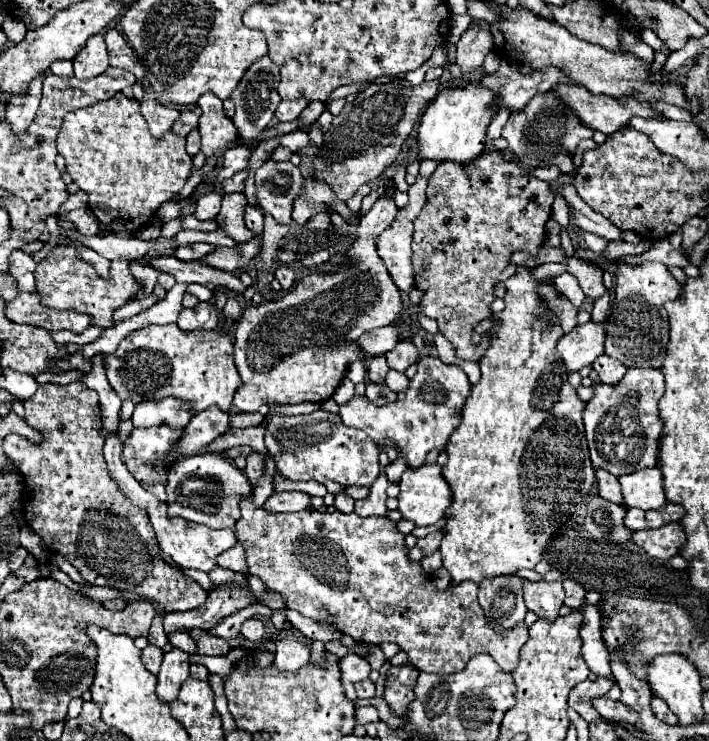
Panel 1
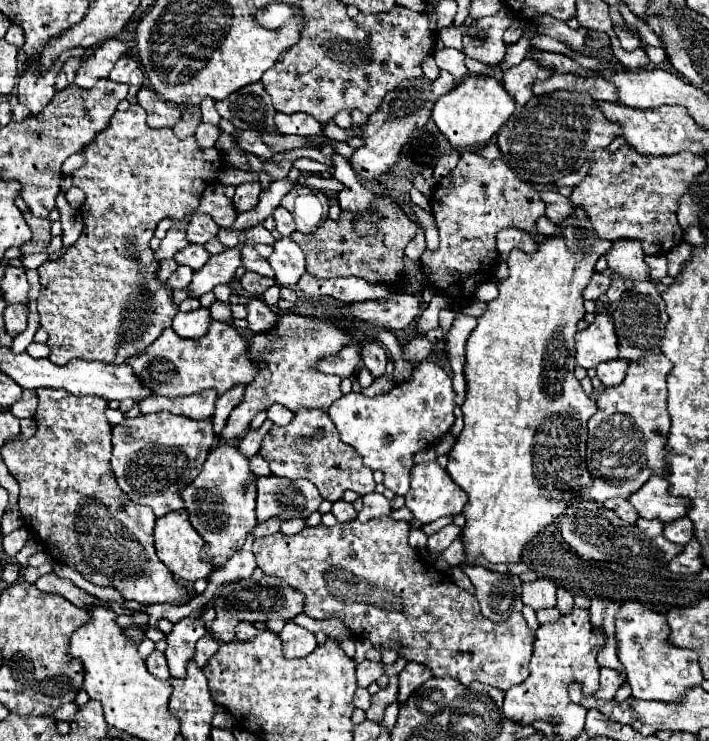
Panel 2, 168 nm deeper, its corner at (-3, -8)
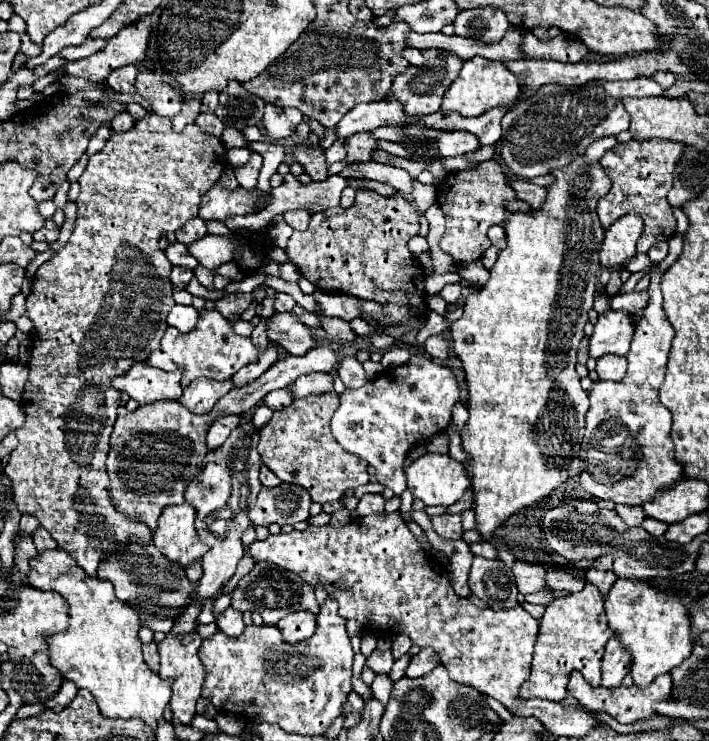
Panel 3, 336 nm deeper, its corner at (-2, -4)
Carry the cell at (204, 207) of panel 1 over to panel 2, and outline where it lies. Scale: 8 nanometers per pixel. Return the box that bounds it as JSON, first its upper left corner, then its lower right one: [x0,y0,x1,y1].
[187,215,219,245]

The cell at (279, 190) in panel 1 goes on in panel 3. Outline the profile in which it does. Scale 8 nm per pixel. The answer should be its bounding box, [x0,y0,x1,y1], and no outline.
[284,211,310,231]

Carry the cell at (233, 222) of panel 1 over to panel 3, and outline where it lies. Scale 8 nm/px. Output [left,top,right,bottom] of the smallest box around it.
[234,153,262,189]

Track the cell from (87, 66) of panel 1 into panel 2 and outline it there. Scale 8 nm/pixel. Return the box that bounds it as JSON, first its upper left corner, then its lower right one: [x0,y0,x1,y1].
[75,39,129,89]

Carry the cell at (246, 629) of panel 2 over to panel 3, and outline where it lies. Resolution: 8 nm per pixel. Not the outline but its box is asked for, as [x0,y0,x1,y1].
[216,607,244,637]

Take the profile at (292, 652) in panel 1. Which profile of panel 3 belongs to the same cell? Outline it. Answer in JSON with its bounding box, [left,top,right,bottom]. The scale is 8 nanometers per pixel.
[276,611,316,643]

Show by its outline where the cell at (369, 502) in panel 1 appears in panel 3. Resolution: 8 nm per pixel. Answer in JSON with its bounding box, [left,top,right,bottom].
[356,493,384,515]

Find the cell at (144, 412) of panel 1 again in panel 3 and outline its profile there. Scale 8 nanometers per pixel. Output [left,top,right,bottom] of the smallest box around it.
[182,379,234,413]

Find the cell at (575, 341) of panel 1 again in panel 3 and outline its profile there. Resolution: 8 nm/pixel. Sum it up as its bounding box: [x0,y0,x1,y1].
[590,311,634,359]

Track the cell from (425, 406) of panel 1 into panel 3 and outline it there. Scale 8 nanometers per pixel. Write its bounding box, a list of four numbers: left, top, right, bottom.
[332,355,460,495]

